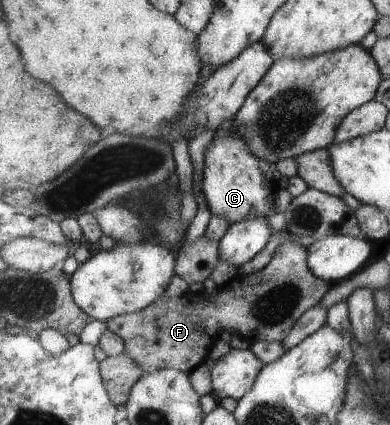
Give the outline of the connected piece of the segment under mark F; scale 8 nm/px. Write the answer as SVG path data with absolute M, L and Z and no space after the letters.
M292 234L292 238L279 247L273 260L254 275L233 276L227 284L209 288L203 293L188 291L178 297L162 297L143 311L117 315L108 322L108 328L121 336L128 344L131 358L140 364L145 362L142 364L145 374L167 367L186 373L191 372L193 368L205 363L209 354L208 350L219 339L221 330L236 333L249 344L257 341L283 342L291 334L293 327L303 314L319 304L321 298L329 290L329 284L325 284L325 279L318 277L308 264L308 247L297 244L294 241L295 237L297 236Z

